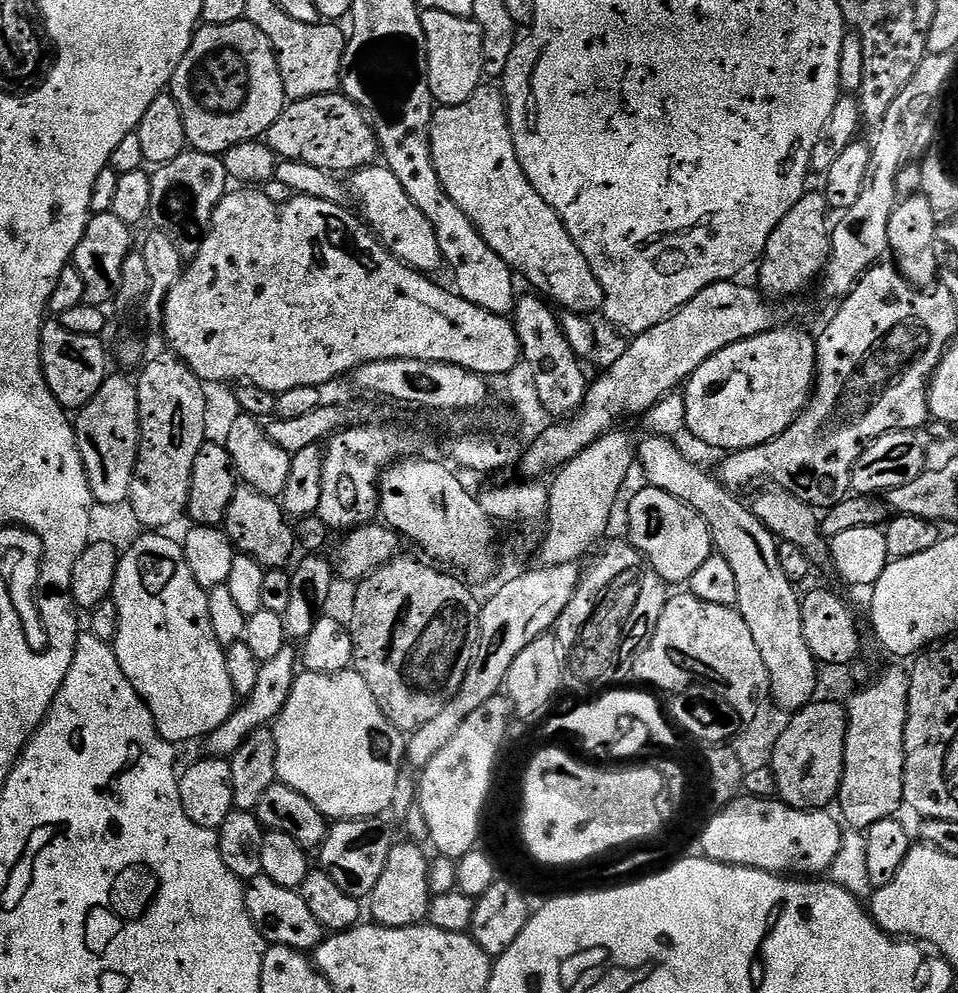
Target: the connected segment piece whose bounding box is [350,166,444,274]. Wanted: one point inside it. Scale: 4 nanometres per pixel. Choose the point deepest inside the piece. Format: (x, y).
(406, 232)

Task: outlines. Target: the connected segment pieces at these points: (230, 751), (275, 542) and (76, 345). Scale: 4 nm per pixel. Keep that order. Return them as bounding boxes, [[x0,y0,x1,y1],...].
[[203,646,298,757],[223,486,298,570],[40,318,110,410]]

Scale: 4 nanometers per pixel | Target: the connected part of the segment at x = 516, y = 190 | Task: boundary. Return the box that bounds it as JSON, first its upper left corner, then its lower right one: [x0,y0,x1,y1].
[432,86,604,317]

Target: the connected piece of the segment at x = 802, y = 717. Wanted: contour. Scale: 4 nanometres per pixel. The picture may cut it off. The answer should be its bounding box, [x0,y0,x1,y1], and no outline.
[770,700,848,809]

